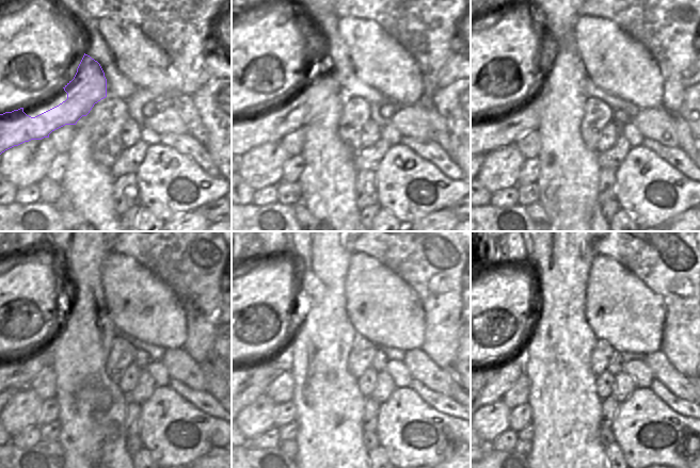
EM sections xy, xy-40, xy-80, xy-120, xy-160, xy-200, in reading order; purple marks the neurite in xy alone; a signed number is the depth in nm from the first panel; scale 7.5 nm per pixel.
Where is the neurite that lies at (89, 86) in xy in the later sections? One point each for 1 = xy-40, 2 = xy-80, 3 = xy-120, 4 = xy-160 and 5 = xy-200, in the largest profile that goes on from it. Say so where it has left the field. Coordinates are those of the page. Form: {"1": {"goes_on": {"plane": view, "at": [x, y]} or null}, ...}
{"1": {"goes_on": {"plane": "xy-40", "at": [259, 129]}}, "2": {"goes_on": {"plane": "xy-80", "at": [492, 133]}}, "3": {"goes_on": {"plane": "xy-120", "at": [18, 373]}}, "4": {"goes_on": {"plane": "xy-160", "at": [255, 371]}}, "5": {"goes_on": {"plane": "xy-200", "at": [492, 370]}}}

